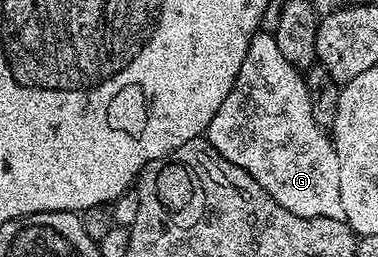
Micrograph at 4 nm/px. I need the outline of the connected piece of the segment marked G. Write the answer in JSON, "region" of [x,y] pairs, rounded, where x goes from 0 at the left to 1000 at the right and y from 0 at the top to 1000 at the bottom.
{"region":[[[690,117],[661,163],[640,272],[598,397],[577,412],[545,541],[757,817],[810,848],[910,856],[899,595],[881,533],[831,475],[804,280],[757,241],[722,128]]]}

